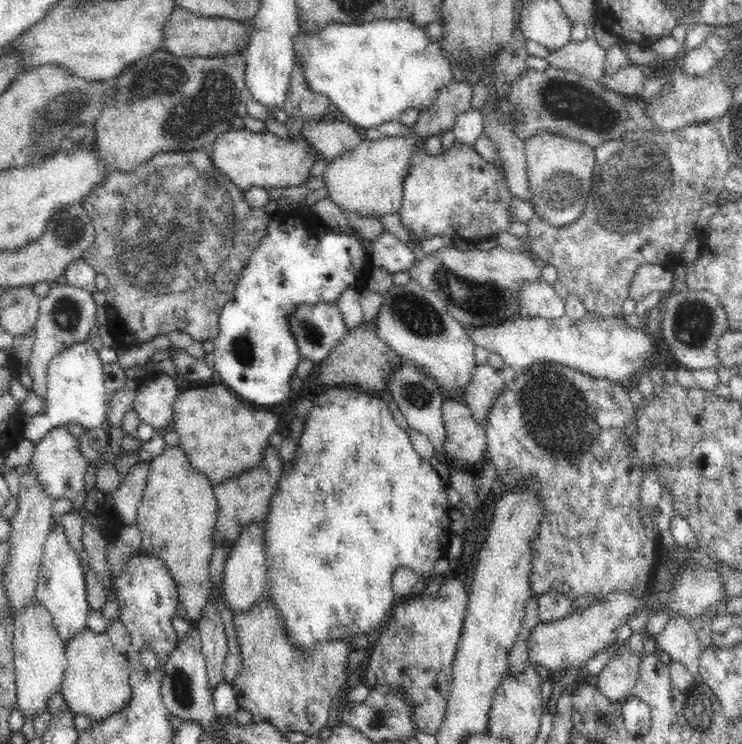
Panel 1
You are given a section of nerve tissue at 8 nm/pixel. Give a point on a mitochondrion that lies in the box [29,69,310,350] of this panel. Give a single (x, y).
(162, 240)

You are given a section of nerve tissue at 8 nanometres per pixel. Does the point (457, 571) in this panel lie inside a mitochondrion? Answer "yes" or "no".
no

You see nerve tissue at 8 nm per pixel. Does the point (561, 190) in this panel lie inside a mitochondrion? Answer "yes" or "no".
yes

